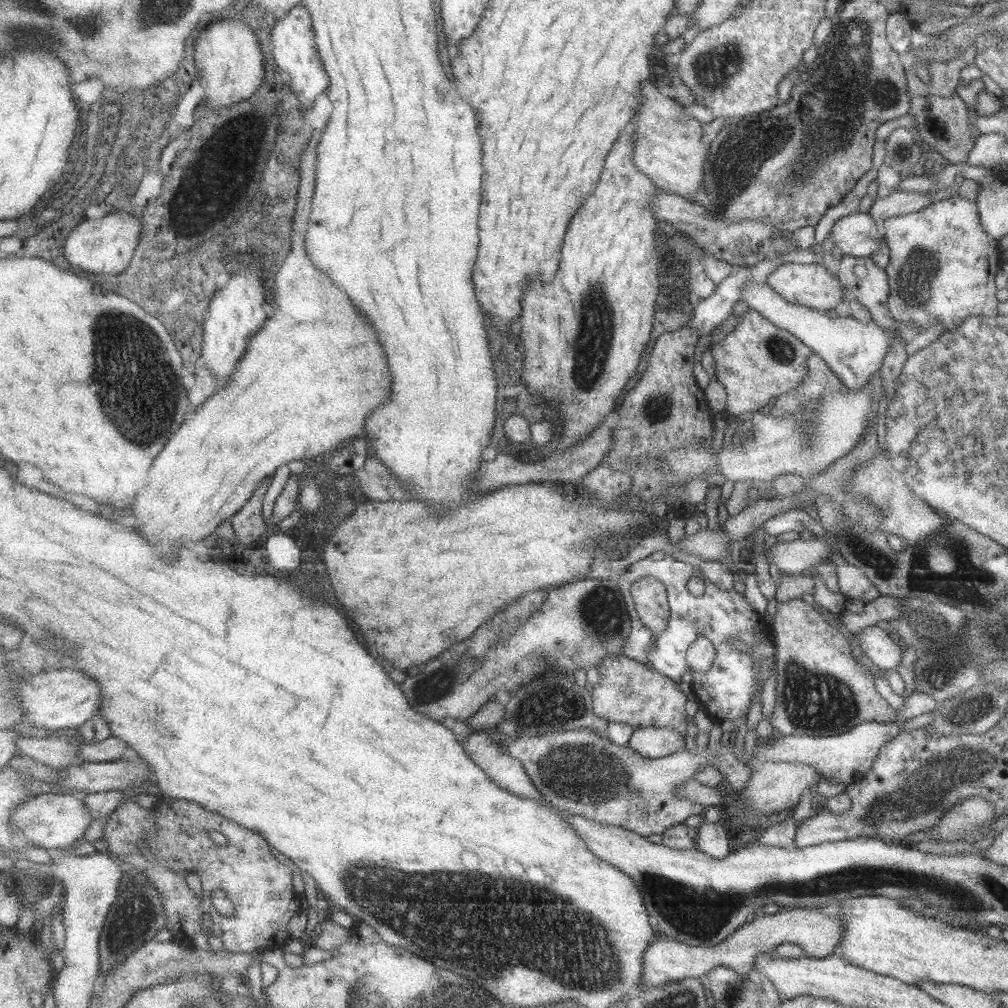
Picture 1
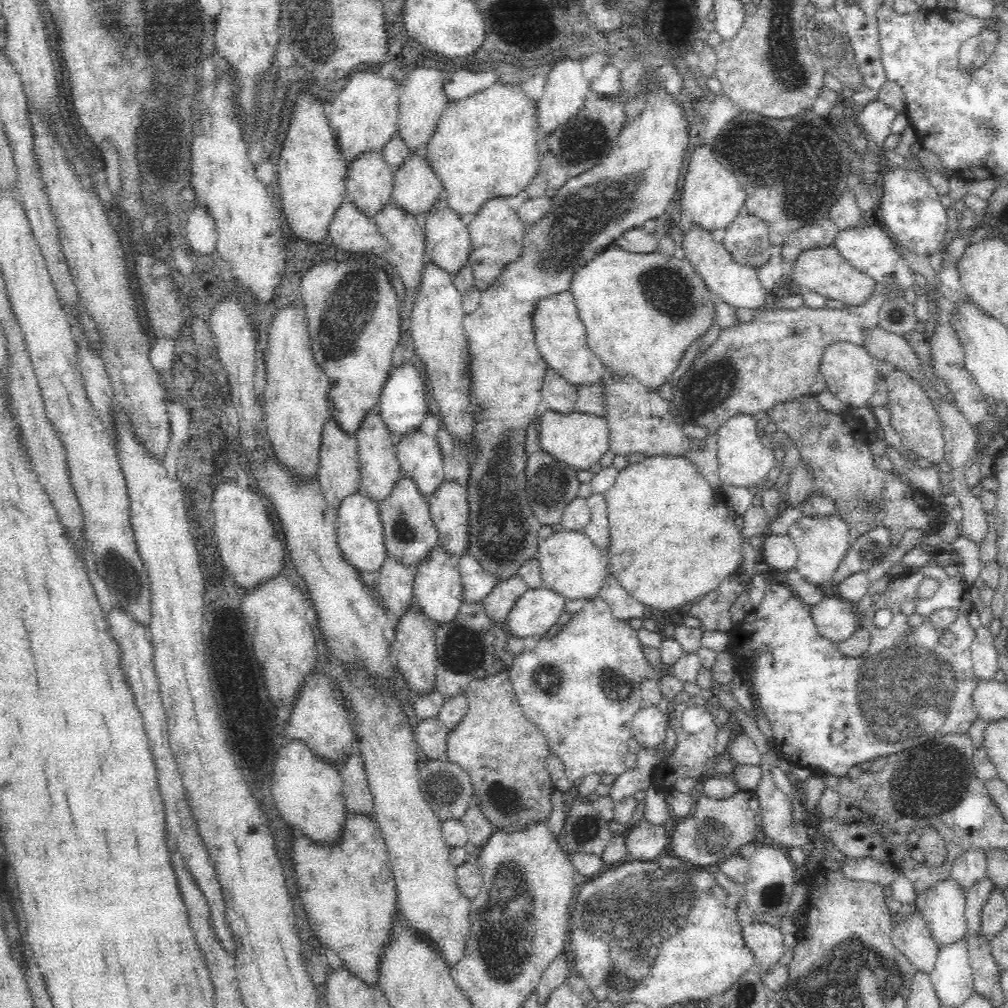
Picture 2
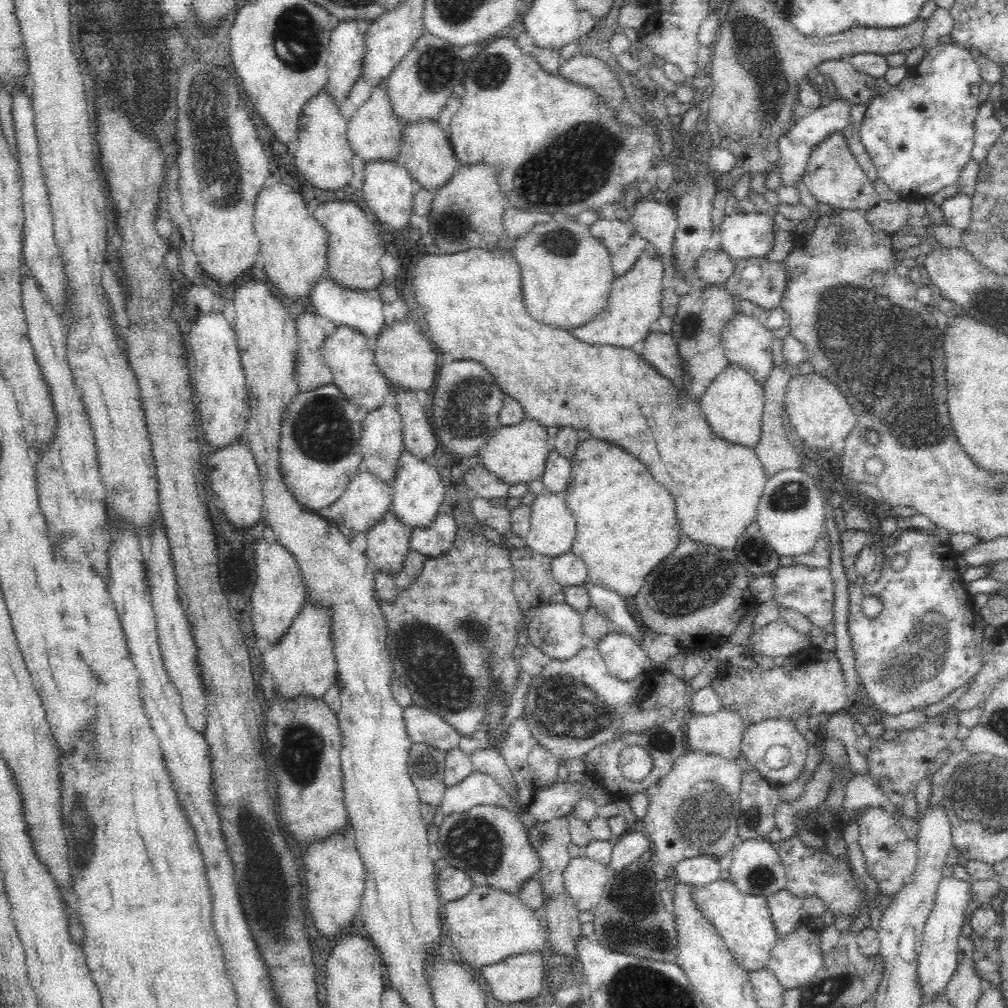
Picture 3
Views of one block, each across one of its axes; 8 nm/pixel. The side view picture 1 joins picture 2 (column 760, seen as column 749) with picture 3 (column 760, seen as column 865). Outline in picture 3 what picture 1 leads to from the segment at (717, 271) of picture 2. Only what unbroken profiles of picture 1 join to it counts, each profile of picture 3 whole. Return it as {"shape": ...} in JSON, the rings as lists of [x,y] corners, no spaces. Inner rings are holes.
{"shape":[[[743,313],[730,318],[721,332],[724,355],[729,362],[744,367],[760,384],[773,365],[773,339],[761,322]]]}

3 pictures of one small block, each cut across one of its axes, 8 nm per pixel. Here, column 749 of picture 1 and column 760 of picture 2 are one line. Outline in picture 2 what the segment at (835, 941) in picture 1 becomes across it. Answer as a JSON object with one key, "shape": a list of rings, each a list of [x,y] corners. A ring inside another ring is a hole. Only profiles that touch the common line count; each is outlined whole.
{"shape":[[[754,921],[742,928],[742,936],[746,945],[754,953],[756,970],[760,974],[768,974],[769,969],[776,966],[777,961],[784,953],[781,930],[772,926]]]}

